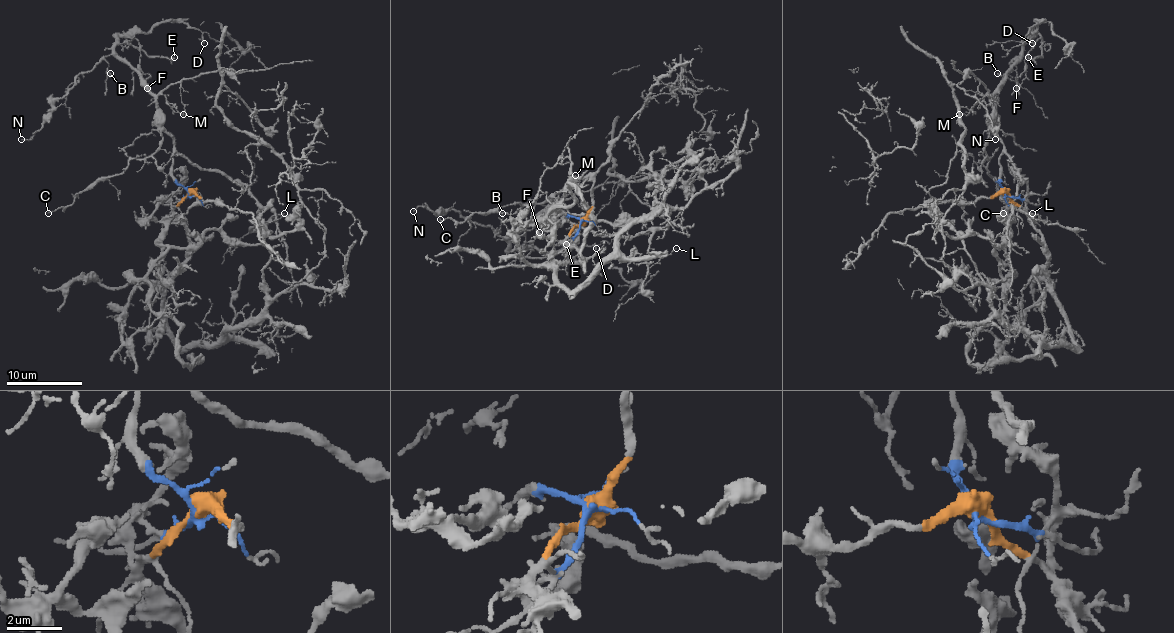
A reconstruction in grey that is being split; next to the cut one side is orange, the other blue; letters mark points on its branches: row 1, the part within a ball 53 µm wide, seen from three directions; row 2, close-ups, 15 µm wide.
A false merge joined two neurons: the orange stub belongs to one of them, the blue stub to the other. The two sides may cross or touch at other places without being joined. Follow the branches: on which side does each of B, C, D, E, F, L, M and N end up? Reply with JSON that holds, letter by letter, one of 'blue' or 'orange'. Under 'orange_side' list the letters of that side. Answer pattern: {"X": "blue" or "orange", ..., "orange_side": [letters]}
{"B": "blue", "C": "blue", "D": "blue", "E": "blue", "F": "blue", "L": "blue", "M": "blue", "N": "blue", "orange_side": []}

